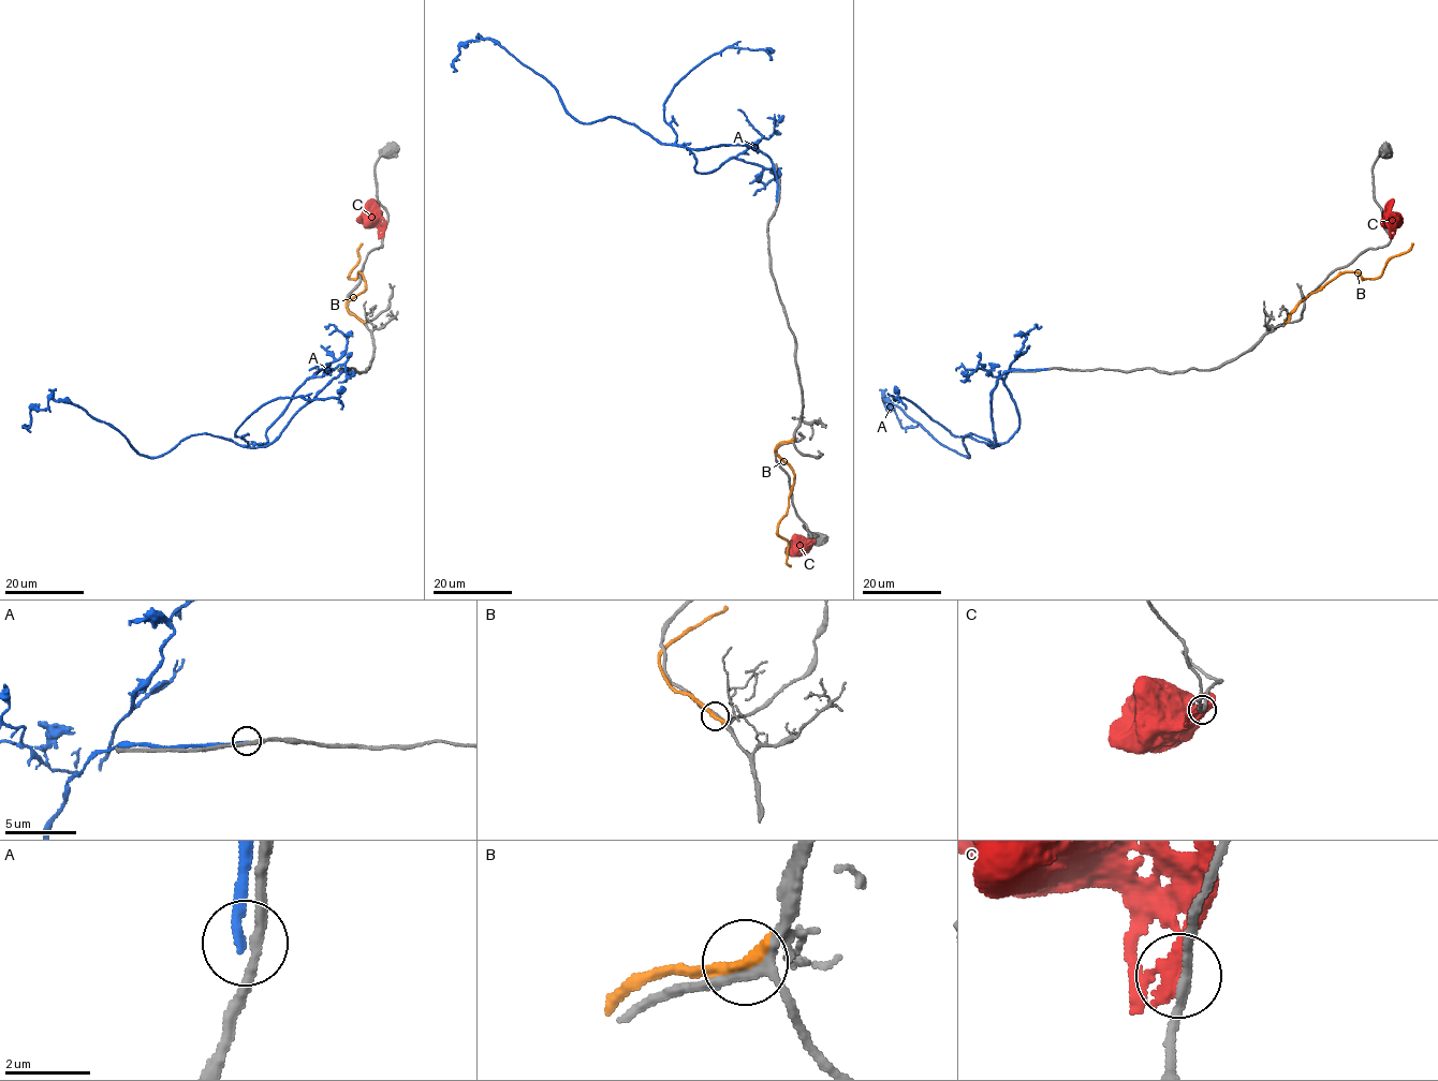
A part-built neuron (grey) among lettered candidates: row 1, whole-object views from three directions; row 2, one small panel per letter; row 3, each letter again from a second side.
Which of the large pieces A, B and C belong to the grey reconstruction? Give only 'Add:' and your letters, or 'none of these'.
Add: none of these

